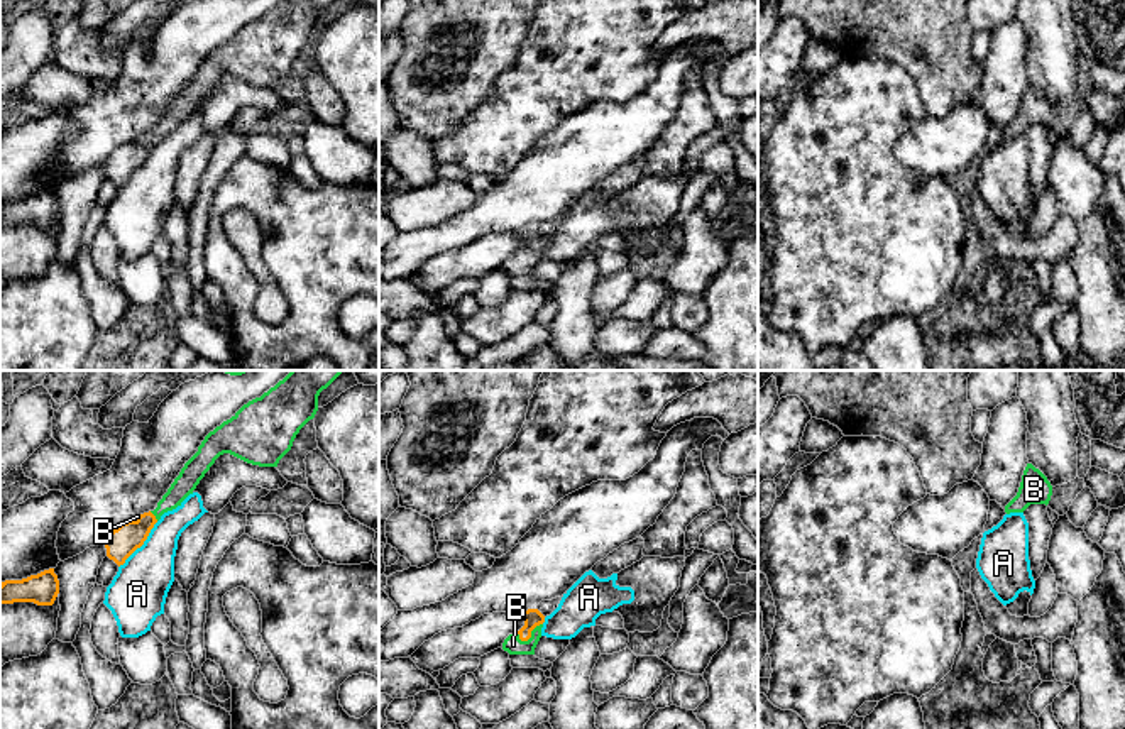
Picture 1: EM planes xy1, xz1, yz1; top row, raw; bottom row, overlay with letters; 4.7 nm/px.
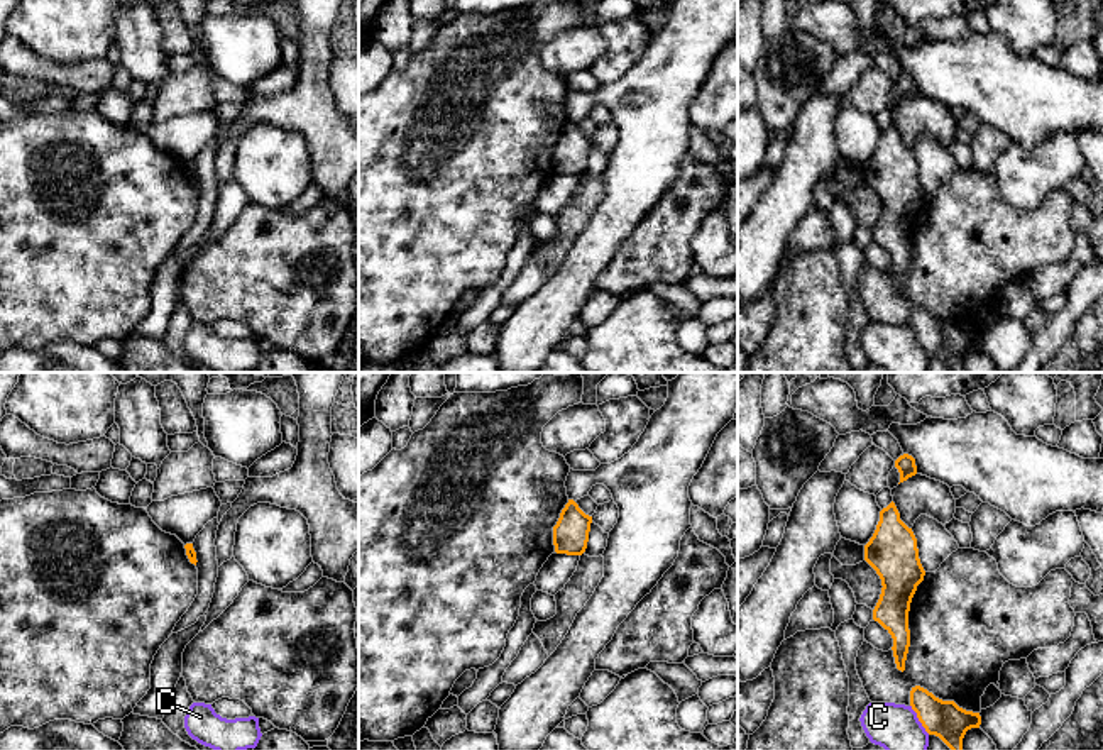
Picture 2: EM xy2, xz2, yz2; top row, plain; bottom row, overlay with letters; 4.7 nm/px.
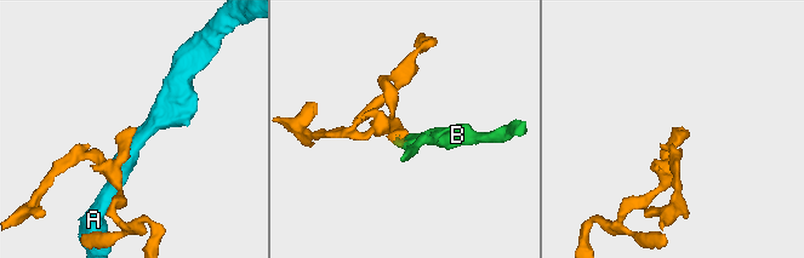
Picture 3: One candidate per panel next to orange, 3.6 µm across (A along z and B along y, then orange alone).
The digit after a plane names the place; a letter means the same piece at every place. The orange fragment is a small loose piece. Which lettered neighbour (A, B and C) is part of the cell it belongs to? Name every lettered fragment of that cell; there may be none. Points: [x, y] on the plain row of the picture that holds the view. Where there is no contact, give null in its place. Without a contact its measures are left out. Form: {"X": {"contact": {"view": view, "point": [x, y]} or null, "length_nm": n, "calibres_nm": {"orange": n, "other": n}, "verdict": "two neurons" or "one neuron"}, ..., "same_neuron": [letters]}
{"A": {"contact": {"view": "xy1", "point": [141, 166]}, "length_nm": 300, "calibres_nm": {"orange": 150, "other": 280}, "verdict": "two neurons"}, "B": {"contact": {"view": "xz1", "point": [530, 256]}, "length_nm": 140, "calibres_nm": {"orange": 90, "other": 90}, "verdict": "one neuron"}, "C": {"contact": {"view": "yz2", "point": [919, 341]}, "length_nm": 170, "calibres_nm": {"orange": 180, "other": 220}, "verdict": "two neurons"}, "same_neuron": ["B"]}

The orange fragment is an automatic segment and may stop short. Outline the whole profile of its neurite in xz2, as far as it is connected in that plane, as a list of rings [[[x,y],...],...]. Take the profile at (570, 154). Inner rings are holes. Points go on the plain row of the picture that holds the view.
[[[568,120],[553,147],[557,174],[582,176],[587,169],[592,137],[585,135],[573,120]]]

